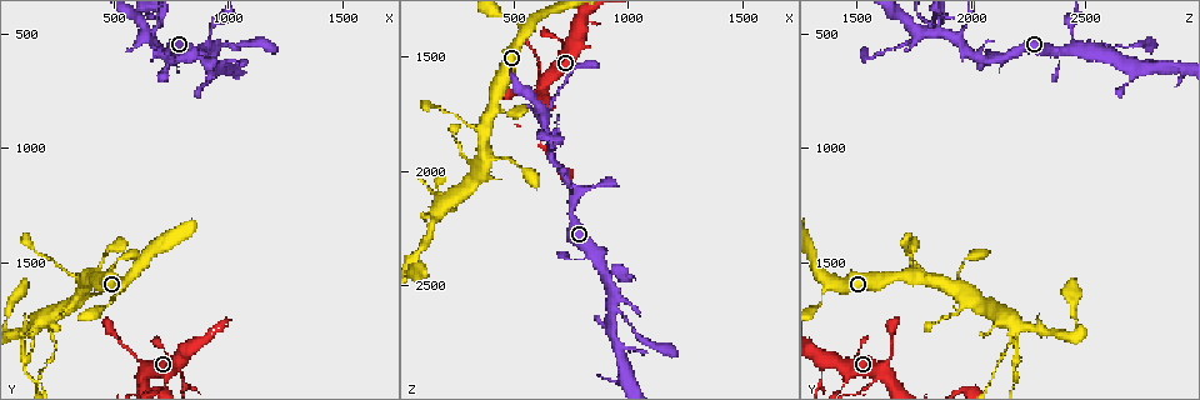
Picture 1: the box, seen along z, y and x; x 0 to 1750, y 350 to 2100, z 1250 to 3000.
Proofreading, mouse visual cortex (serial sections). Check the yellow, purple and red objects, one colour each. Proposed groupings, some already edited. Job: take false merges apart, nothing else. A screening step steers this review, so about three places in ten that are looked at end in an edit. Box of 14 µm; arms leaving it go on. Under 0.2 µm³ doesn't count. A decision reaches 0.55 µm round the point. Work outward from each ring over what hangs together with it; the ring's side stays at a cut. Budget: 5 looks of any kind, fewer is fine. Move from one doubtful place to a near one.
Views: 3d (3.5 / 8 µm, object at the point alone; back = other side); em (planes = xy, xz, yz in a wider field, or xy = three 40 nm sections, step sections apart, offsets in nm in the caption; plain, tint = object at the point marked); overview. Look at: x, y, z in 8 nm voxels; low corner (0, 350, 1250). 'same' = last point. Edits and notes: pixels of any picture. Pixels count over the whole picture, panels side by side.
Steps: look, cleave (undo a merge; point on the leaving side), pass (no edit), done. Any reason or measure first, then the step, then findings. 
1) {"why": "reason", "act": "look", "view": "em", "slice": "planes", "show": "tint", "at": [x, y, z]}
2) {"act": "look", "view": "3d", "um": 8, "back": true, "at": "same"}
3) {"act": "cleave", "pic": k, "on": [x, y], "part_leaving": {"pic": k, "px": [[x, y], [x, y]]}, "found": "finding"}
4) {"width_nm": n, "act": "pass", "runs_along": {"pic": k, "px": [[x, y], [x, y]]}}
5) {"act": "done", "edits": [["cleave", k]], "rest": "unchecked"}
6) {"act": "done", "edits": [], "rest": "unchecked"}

{"why": "three-way junction", "act": "look", "view": "3d", "um": 3.5, "at": [660, 500, 1940]}

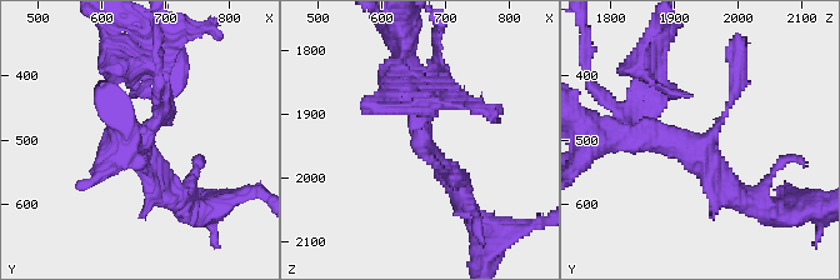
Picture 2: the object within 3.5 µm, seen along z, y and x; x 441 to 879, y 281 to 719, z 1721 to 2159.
{"arms": 3, "arm_widths_nm": [150, 250, 300], "act": "look", "view": "em", "slice": "xy", "step": 3, "show": "tint", "at": [660, 505, 1950]}

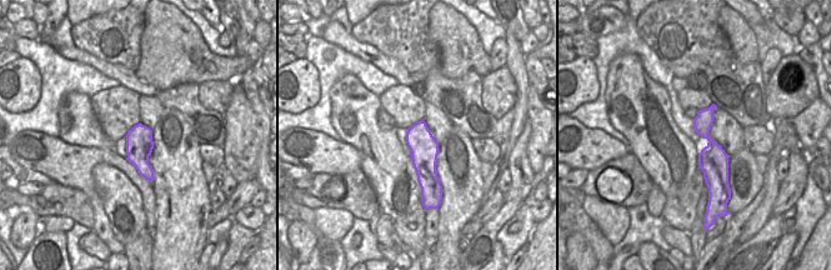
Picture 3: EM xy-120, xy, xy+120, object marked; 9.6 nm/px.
{"act": "pass", "found": "all the same cell"}

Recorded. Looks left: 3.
{"why": "four or more arms meet", "act": "look", "view": "3d", "um": 8, "at": [150, 1780, 2200]}

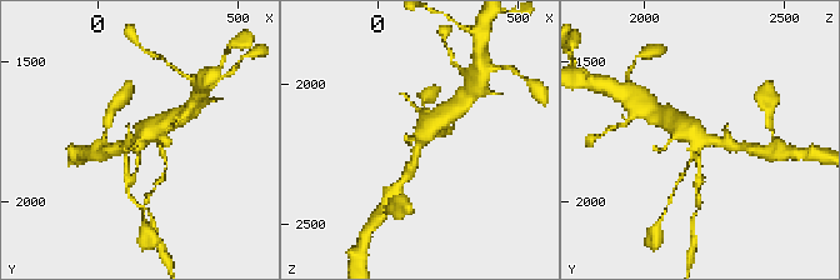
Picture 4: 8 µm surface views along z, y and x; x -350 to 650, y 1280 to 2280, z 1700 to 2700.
{"why": "closer look", "act": "look", "view": "3d", "um": 3.5, "at": [150, 1780, 2190]}

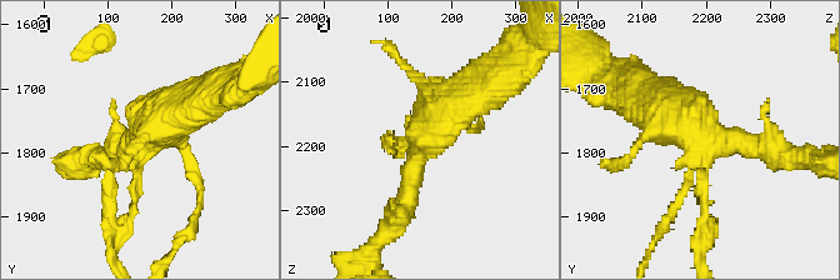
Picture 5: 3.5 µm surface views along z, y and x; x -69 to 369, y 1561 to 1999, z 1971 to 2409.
{"act": "pass", "runs_along": {"pic": 5, "px": [[475, 90], [421, 141], [399, 218]]}, "found": "all the same cell"}

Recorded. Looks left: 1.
{"act": "done", "edits": [], "rest": "unchecked"}

